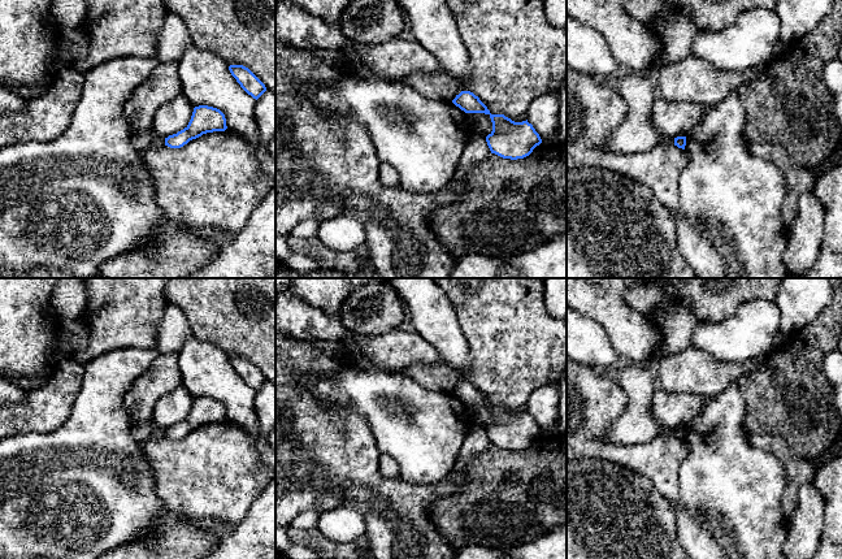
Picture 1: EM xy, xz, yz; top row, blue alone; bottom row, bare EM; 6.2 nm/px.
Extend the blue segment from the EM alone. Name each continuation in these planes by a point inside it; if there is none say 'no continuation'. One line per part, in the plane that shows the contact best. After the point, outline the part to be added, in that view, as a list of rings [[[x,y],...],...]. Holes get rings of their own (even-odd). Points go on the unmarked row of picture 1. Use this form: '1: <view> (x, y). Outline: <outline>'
no continuation

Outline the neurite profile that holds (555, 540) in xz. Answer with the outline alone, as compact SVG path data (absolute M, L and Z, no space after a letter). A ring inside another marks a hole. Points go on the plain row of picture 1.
M567 523L517 547L465 546L453 559L567 559Z

